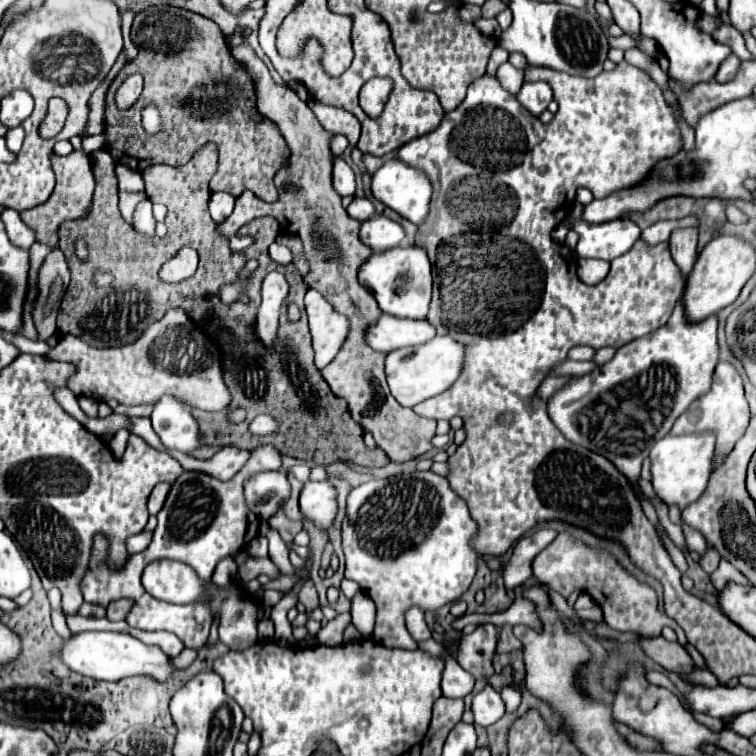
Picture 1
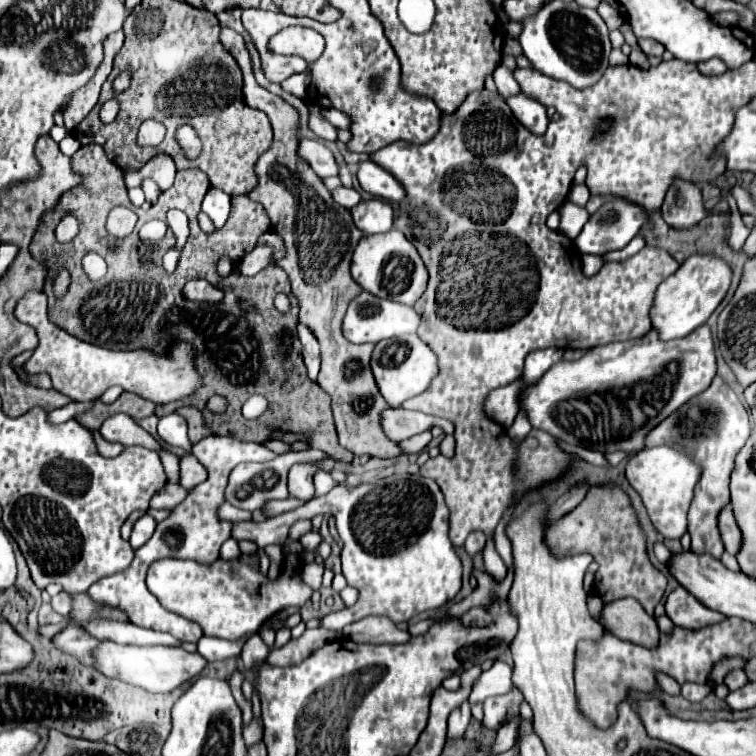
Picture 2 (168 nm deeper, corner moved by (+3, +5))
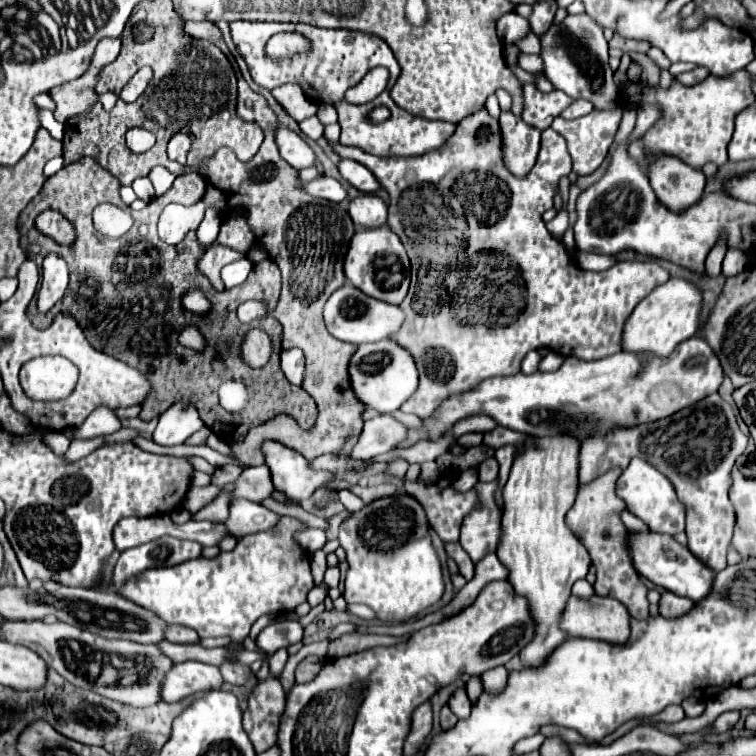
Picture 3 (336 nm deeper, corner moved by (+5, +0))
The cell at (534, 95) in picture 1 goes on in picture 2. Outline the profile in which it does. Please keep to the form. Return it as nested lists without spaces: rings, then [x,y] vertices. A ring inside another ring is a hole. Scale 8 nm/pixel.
[[[519,93],[515,97],[507,99],[507,105],[511,107],[513,115],[517,117],[517,121],[527,127],[533,135],[543,135],[547,131],[547,113],[545,107],[541,103],[537,103],[535,99],[529,99],[527,95]]]

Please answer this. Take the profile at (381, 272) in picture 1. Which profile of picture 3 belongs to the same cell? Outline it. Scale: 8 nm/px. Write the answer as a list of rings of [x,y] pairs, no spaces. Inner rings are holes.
[[[381,226],[381,228],[373,228],[373,230],[359,230],[355,232],[355,236],[351,238],[347,256],[345,256],[345,270],[347,270],[347,280],[357,286],[361,292],[389,302],[389,304],[401,304],[407,296],[409,290],[409,258],[407,252],[399,240],[399,236],[395,236],[389,226]]]

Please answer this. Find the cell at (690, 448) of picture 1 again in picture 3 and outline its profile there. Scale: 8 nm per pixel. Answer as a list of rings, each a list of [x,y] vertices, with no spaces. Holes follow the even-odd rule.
[[[631,460],[631,464],[623,470],[623,474],[617,480],[617,496],[625,500],[627,510],[639,516],[651,528],[651,532],[675,536],[685,530],[687,508],[681,504],[681,500],[677,500],[673,484],[661,472],[657,472],[657,468],[653,468],[647,460]]]

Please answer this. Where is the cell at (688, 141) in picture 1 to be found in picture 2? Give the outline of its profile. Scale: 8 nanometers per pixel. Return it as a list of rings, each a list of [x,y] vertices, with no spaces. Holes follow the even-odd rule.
[[[721,190],[721,192],[725,200],[727,200],[731,211],[731,237],[729,237],[729,245],[731,245],[733,251],[739,251],[743,247],[747,235],[749,235],[749,229],[741,221],[741,213],[739,213],[735,199],[729,195],[728,190]]]

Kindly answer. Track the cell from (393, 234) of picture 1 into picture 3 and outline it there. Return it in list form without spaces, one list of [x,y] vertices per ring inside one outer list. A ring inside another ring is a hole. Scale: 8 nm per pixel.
[[[359,196],[351,200],[349,216],[355,226],[363,228],[379,228],[387,222],[387,206],[379,196]]]

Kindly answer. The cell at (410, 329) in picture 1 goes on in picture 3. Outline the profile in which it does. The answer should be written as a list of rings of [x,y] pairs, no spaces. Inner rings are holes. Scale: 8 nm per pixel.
[[[345,284],[343,288],[335,290],[331,294],[331,298],[325,304],[325,324],[327,330],[341,342],[349,342],[349,344],[365,344],[365,342],[377,342],[383,338],[389,338],[393,334],[399,332],[399,328],[405,322],[405,314],[399,306],[375,300],[367,294],[363,294],[359,288],[355,288],[353,284]]]

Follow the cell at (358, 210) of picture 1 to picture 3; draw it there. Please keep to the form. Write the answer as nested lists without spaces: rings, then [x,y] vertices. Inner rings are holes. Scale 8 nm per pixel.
[[[321,176],[321,178],[305,184],[305,190],[315,198],[325,198],[325,200],[337,202],[337,204],[347,200],[345,186],[341,182],[337,182],[335,178],[329,178],[329,176]]]

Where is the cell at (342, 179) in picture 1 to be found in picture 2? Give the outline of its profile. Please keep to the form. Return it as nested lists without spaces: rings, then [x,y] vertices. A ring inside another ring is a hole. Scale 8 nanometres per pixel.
[[[299,139],[297,153],[299,153],[301,159],[307,159],[307,163],[311,165],[311,169],[313,169],[319,177],[337,175],[337,163],[335,163],[331,151],[329,151],[325,145],[321,145],[319,141]]]

